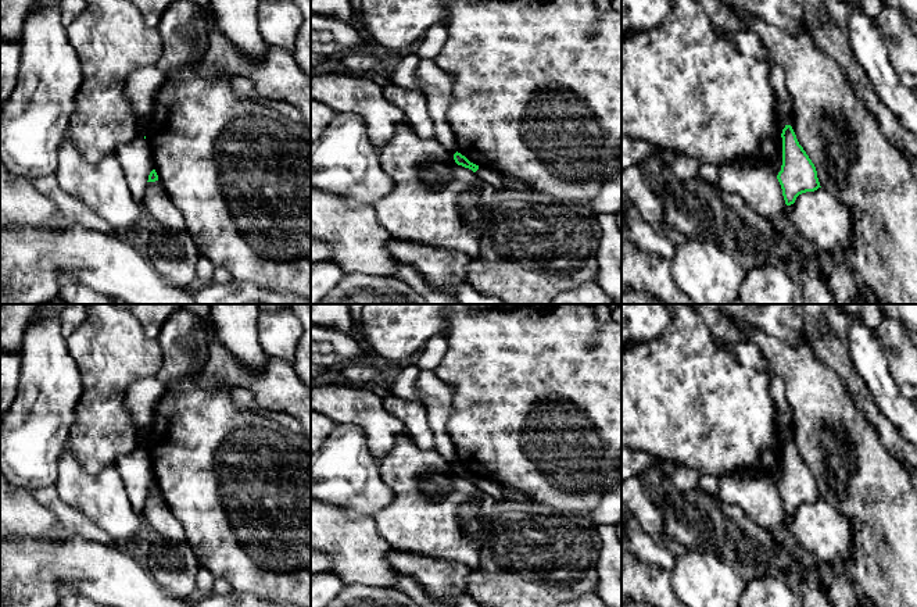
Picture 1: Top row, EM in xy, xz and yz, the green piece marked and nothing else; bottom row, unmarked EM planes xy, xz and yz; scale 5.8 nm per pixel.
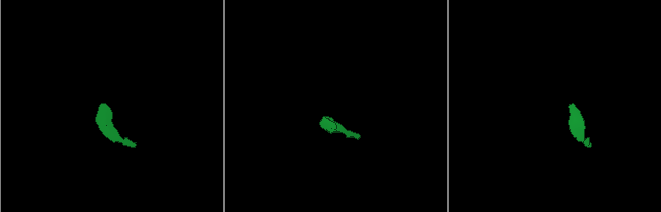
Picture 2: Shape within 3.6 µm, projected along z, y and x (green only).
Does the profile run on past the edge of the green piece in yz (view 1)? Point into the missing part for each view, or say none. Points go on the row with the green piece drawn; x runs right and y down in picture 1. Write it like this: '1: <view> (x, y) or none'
1: none

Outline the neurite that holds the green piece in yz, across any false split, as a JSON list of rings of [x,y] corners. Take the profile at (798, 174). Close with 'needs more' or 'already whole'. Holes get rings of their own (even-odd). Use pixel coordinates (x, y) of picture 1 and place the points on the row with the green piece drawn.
[[[785,125],[782,138],[782,165],[777,179],[782,189],[787,206],[806,192],[814,192],[820,186],[817,171],[803,147],[799,144],[791,125]]] | already whole

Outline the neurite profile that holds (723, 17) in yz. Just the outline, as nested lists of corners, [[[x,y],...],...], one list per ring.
[[[696,0],[706,11],[716,29],[724,32],[748,31],[745,21],[724,0]]]

